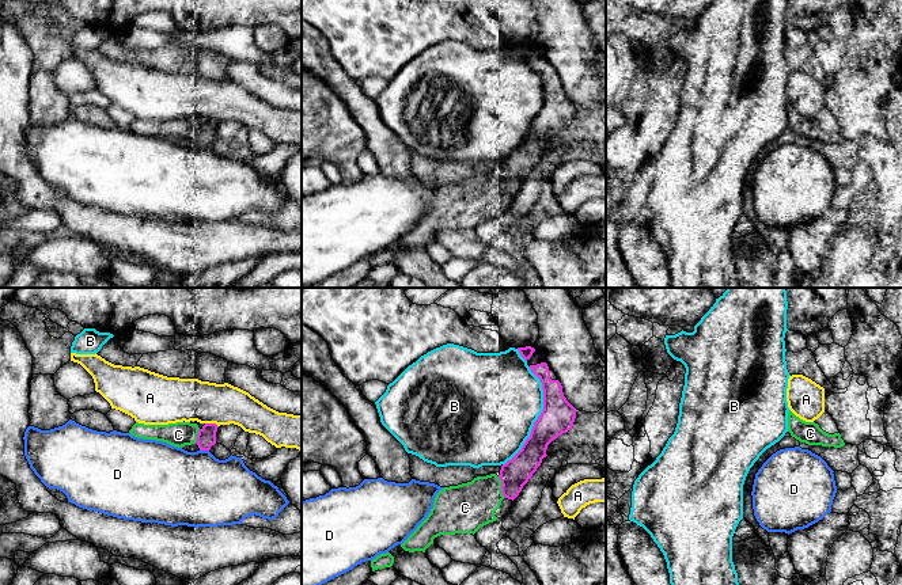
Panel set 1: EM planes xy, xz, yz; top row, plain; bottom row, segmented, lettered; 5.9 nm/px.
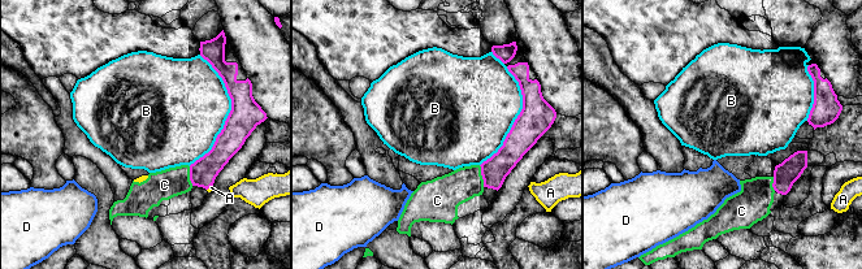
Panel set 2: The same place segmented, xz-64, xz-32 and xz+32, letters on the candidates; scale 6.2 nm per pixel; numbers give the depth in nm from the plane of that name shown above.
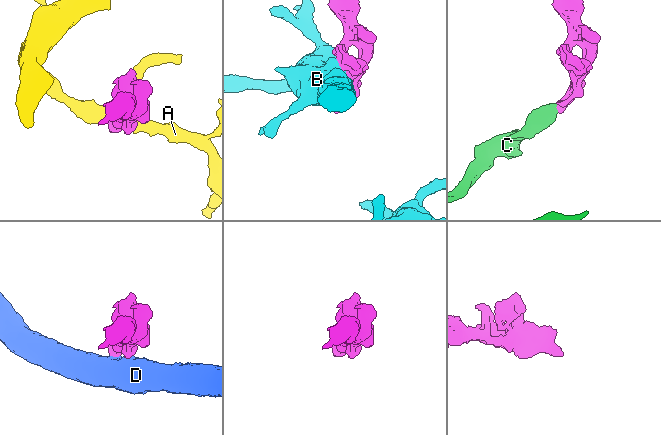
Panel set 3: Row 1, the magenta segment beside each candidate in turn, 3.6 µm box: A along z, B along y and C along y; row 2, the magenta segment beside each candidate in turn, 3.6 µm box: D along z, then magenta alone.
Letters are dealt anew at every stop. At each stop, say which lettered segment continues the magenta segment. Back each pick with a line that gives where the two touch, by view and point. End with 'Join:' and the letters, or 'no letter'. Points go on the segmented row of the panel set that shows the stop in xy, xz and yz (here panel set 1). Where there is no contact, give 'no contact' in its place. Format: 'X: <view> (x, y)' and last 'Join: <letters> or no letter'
C: xz (501, 487)
Join: C

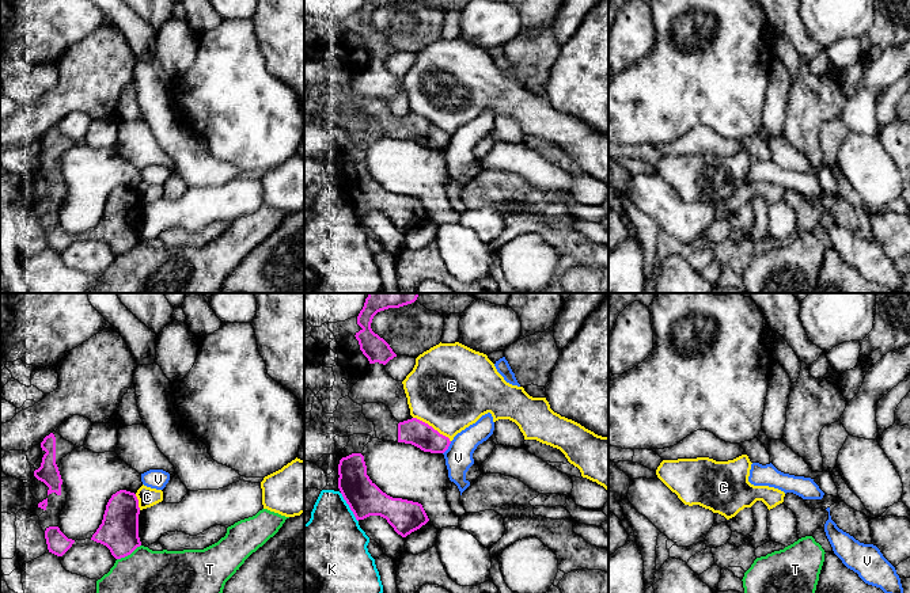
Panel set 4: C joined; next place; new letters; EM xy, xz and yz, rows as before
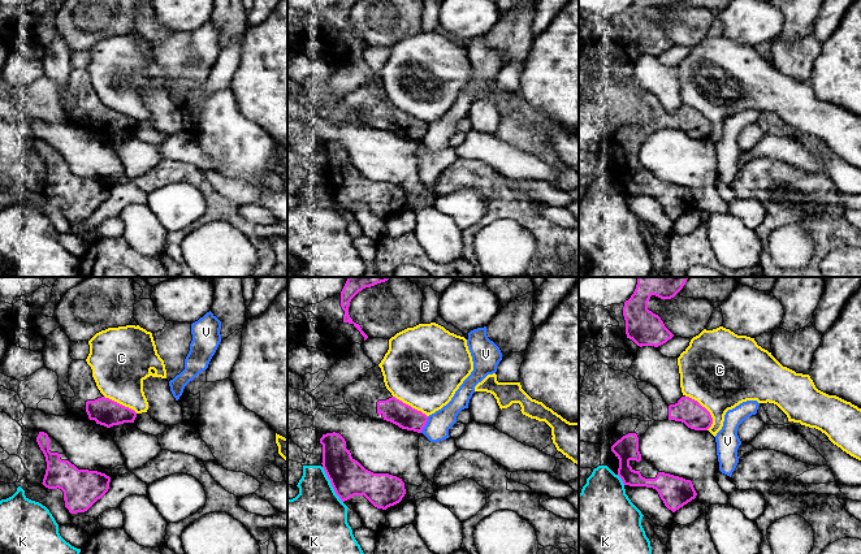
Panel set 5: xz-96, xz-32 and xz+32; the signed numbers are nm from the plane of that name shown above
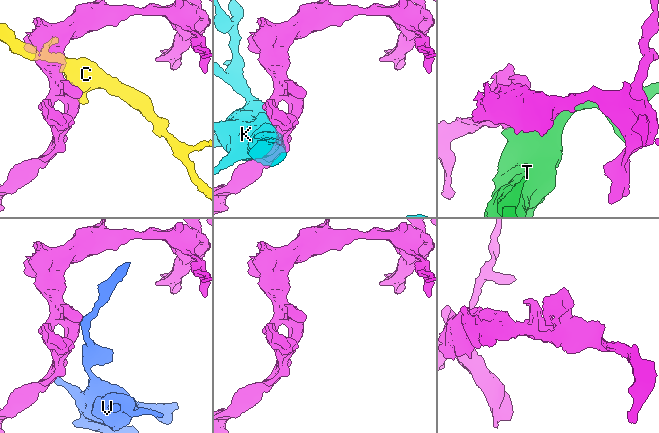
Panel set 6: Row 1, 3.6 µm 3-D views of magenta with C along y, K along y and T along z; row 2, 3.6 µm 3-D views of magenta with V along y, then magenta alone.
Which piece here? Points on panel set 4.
Join: no letter

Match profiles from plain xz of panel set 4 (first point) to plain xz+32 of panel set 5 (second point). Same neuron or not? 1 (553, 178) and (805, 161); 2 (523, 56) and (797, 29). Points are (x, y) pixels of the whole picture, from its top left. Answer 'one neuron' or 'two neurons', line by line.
1: one neuron
2: two neurons

